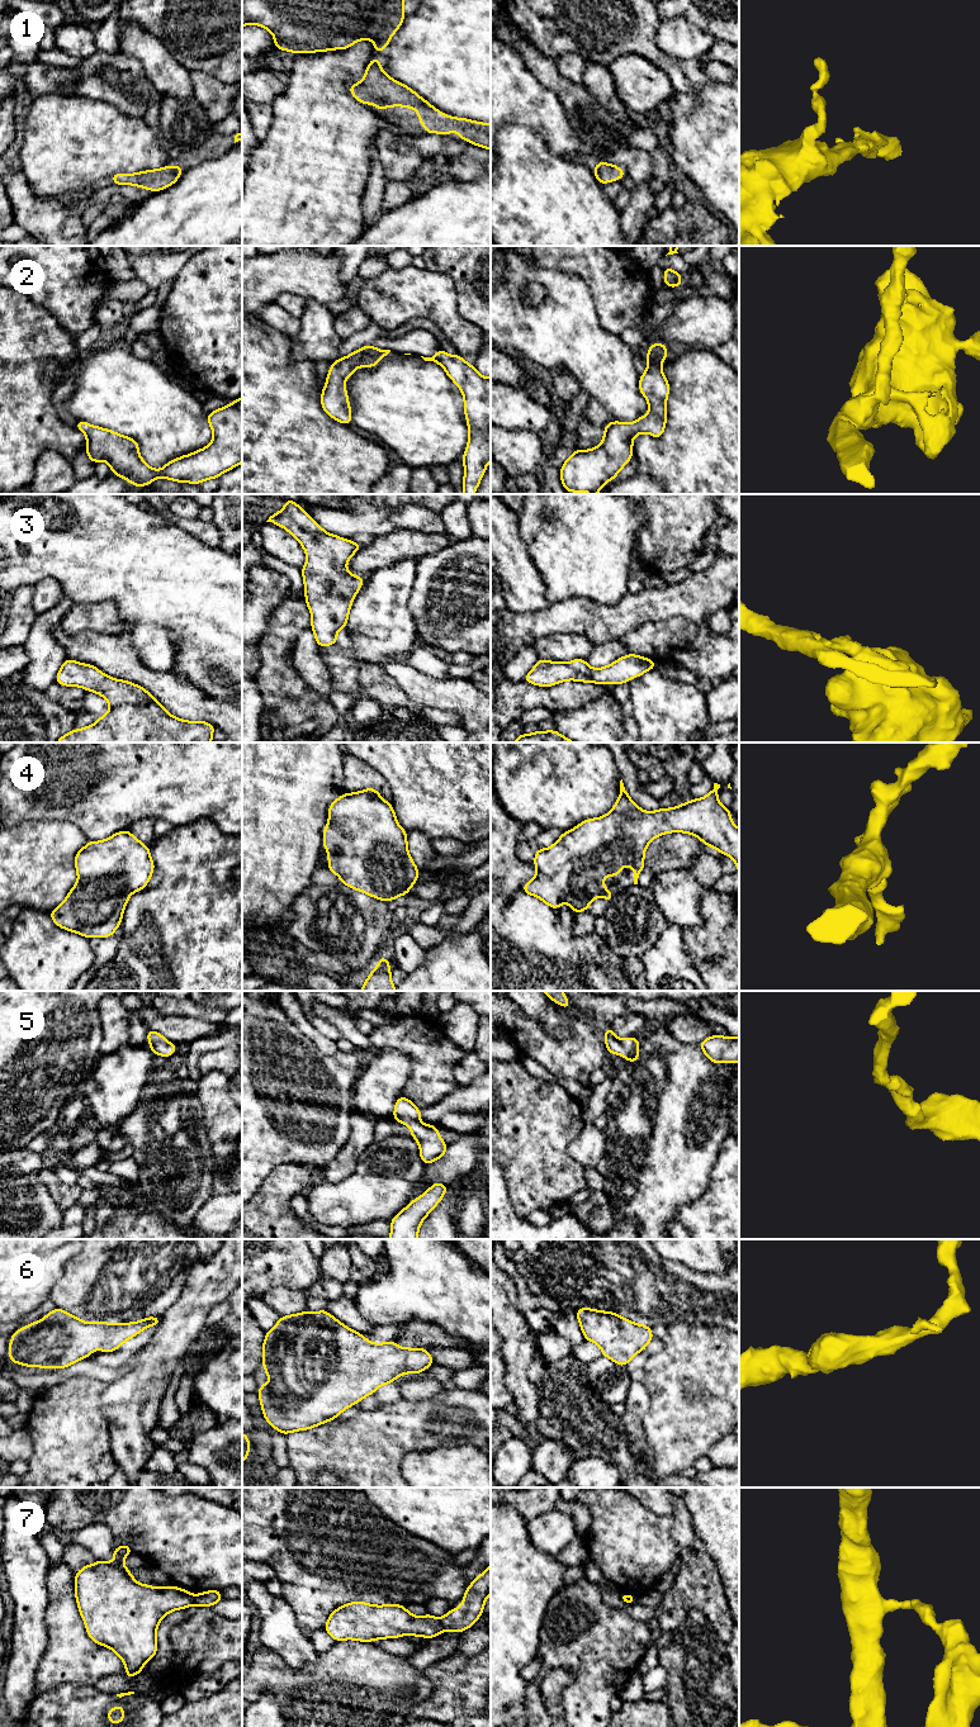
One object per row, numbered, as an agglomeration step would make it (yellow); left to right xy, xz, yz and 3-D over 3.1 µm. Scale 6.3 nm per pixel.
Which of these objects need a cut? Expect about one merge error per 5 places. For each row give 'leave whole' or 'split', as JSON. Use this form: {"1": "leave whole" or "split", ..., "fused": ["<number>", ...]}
{"1": "leave whole", "2": "leave whole", "3": "leave whole", "4": "leave whole", "5": "leave whole", "6": "leave whole", "7": "split", "fused": ["7"]}

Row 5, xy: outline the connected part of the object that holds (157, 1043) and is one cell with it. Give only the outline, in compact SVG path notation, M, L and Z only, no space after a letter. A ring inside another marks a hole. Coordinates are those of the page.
M151 1029L147 1031L147 1040L150 1042L151 1052L162 1057L171 1057L179 1048L179 1045L169 1043L165 1036Z

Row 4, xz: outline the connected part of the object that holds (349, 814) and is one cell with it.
M374 788L345 793L330 805L328 824L323 830L322 844L328 854L327 868L338 876L342 884L384 902L407 895L420 874L408 854L407 831L399 826L393 806Z

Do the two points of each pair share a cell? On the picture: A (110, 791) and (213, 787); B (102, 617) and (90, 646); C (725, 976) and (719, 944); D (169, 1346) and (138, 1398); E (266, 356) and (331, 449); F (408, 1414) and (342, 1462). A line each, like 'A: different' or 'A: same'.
A: same
B: different
C: same
D: same
E: same
F: same

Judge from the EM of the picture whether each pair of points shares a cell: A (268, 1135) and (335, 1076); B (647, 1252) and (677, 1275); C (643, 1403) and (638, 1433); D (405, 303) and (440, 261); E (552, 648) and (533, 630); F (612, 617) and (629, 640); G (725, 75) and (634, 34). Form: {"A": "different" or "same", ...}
{"A": "same", "B": "same", "C": "same", "D": "different", "E": "different", "F": "different", "G": "same"}

